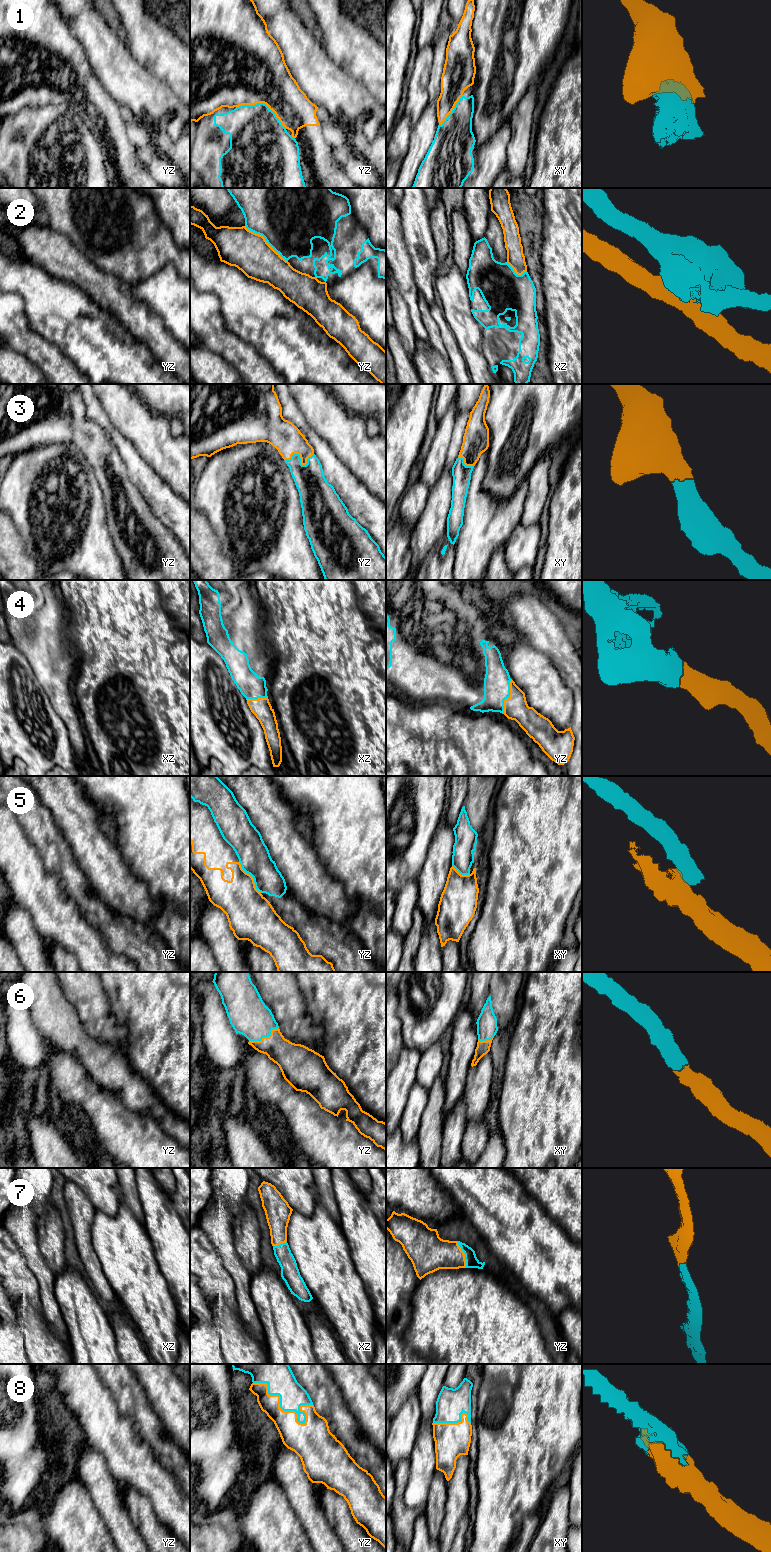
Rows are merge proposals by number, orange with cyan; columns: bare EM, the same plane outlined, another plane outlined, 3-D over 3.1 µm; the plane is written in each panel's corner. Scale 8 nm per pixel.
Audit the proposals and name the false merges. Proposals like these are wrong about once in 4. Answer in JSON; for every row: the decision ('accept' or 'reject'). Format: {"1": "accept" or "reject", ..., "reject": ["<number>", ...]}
{"1": "reject", "2": "reject", "3": "accept", "4": "accept", "5": "reject", "6": "accept", "7": "accept", "8": "accept", "reject": ["1", "2", "5"]}

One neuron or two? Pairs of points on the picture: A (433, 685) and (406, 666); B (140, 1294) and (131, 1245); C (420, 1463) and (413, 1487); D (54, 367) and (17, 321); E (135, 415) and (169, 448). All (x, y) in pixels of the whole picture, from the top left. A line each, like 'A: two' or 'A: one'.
A: one
B: one
C: one
D: one
E: one

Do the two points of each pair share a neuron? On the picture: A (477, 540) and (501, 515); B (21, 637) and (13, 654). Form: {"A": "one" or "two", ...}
{"A": "one", "B": "two"}

